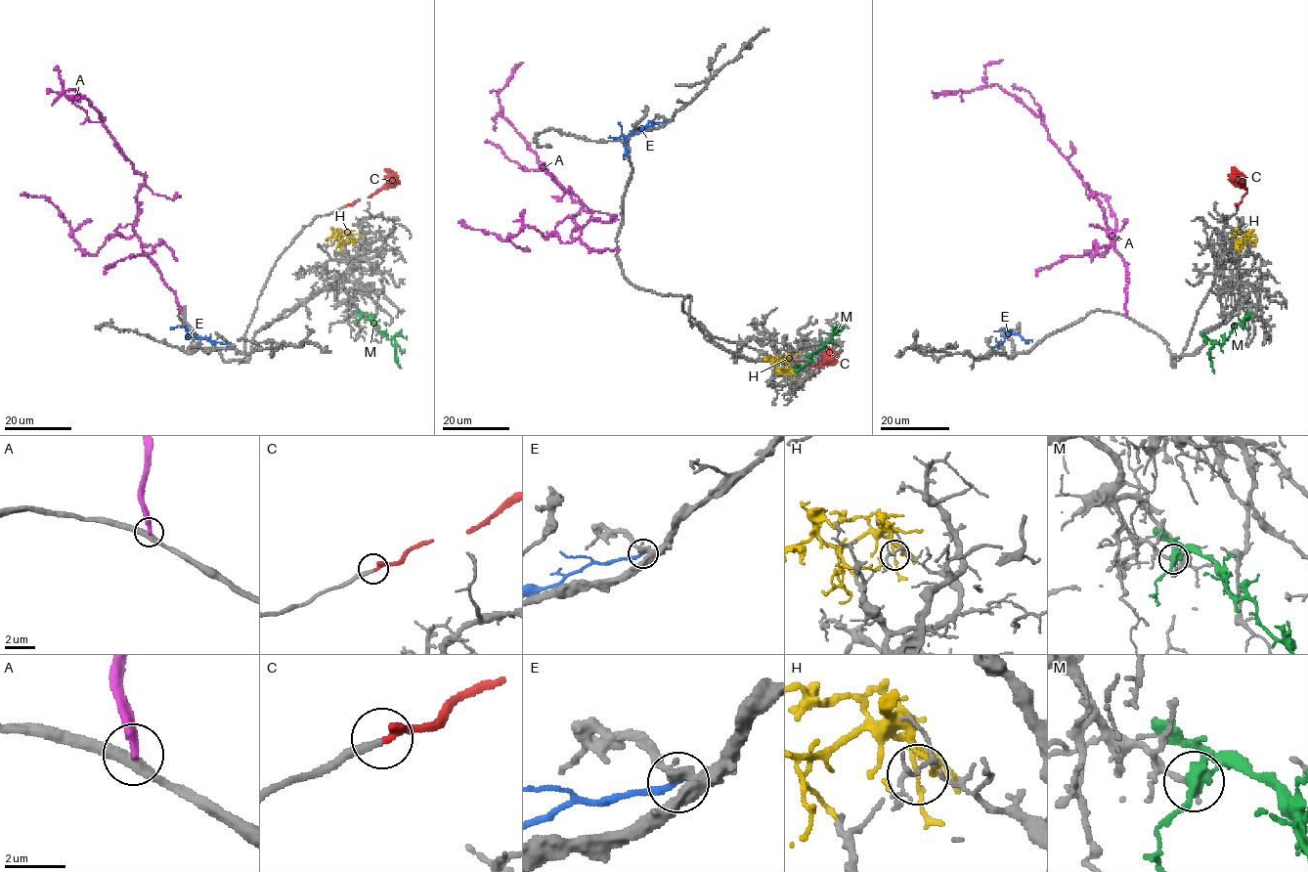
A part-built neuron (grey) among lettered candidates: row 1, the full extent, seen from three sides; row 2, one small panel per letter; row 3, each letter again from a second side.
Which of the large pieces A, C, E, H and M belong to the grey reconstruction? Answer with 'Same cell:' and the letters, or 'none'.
Same cell: C

